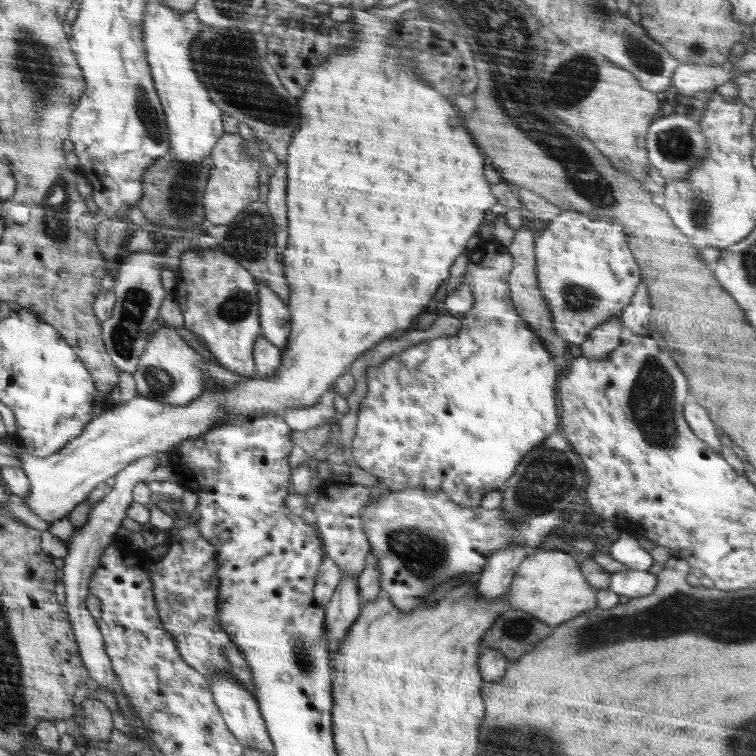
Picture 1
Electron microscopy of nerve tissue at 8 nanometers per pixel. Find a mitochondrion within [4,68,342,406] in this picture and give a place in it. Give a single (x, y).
(250, 237)

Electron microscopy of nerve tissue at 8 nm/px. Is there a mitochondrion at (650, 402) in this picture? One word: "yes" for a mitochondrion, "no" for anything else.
yes

